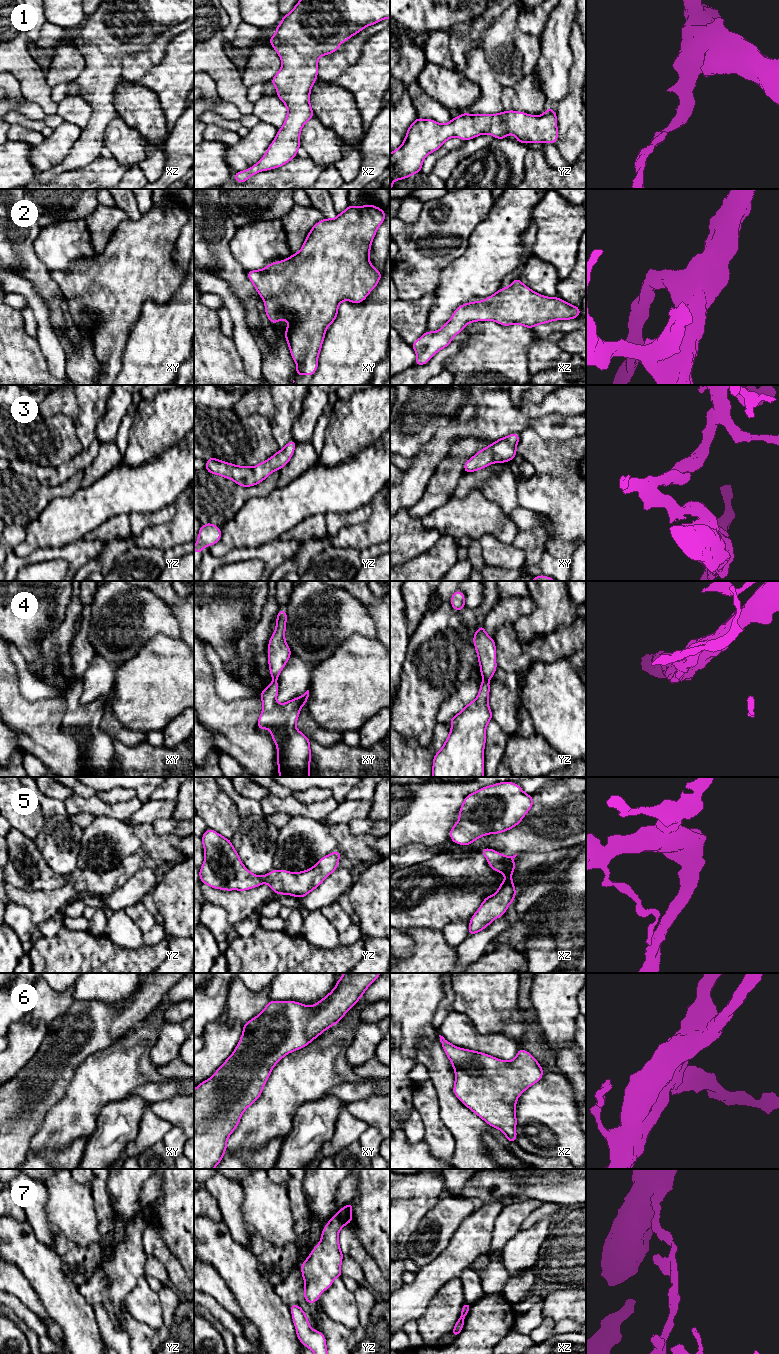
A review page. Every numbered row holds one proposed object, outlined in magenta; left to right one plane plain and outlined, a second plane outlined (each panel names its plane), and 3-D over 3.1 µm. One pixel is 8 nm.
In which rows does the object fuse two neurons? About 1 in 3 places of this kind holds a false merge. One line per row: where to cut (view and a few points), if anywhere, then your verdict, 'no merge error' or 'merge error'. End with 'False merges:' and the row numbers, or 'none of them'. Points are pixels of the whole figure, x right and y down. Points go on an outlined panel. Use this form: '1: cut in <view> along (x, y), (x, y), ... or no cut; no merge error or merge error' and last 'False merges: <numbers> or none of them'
1: no cut; no merge error
2: no cut; no merge error
3: no cut; no merge error
4: cut in yz along (483, 679), (487, 681); merge error
5: no cut; no merge error
6: no cut; no merge error
7: cut in yz along (337, 1215), (345, 1224); merge error
False merges: 4, 7

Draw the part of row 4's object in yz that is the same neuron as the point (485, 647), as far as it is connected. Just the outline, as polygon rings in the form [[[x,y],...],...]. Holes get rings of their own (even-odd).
[[[484,624],[480,625],[473,636],[483,680],[489,681],[496,672],[496,646],[492,637],[488,636]]]

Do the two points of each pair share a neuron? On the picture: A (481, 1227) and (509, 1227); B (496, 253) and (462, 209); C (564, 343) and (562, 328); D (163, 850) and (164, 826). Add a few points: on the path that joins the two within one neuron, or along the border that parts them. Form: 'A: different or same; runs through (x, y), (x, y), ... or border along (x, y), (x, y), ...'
A: different; border along (503, 1207), (495, 1220), (490, 1250)
B: different; border along (490, 208), (489, 214), (469, 237), (466, 248)
C: different; border along (575, 329), (563, 334)
D: different; border along (151, 824), (157, 833), (170, 834)

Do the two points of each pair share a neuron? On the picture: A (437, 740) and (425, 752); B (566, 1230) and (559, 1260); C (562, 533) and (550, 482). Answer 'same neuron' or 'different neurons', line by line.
A: same neuron
B: same neuron
C: same neuron

